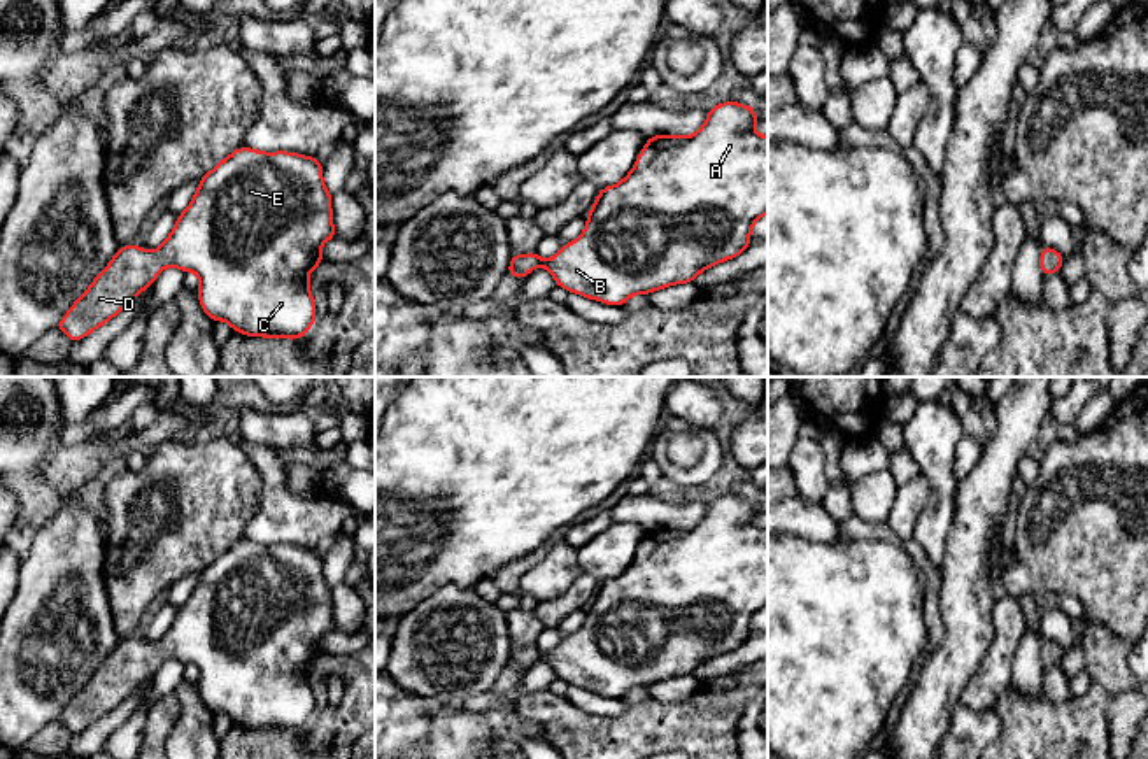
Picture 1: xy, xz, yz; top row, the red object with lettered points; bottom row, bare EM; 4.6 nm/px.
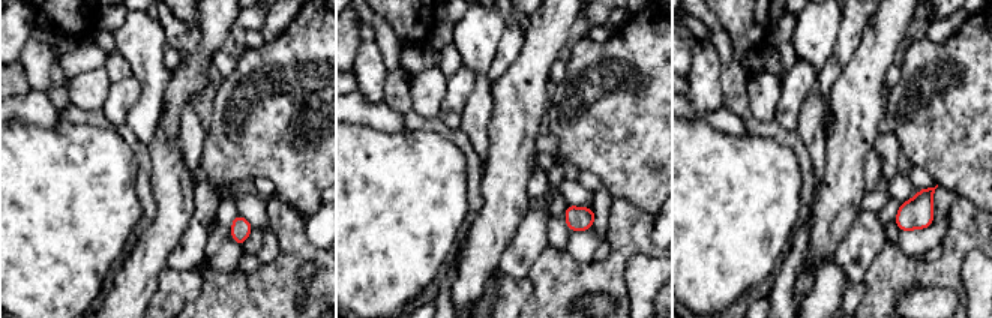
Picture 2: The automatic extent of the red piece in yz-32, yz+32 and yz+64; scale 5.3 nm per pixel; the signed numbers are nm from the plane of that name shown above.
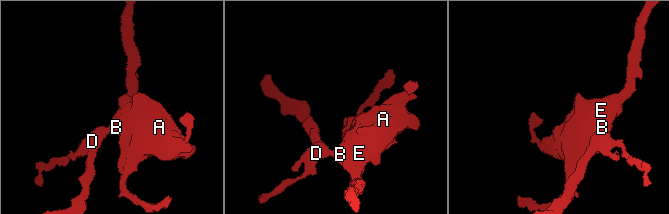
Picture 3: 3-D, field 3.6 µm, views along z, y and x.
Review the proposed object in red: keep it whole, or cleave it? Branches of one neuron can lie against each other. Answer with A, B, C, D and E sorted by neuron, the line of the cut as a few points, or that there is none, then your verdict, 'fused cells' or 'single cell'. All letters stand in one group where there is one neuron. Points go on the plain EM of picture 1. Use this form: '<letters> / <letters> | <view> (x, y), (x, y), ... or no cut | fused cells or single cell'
A B C D E | no cut | single cell

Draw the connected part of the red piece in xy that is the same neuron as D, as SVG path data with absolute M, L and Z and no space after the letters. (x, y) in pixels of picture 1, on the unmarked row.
M238 540L200 571L189 599L177 608L175 619L156 643L142 638L123 638L91 678L75 692L58 715L72 736L84 731L117 708L131 692L147 682L167 659L195 664L200 670L198 692L214 713L226 713L233 724L247 729L301 731L315 715L315 696L308 680L308 666L321 656L321 640L335 631L333 587L322 575L322 556L298 545L263 545Z

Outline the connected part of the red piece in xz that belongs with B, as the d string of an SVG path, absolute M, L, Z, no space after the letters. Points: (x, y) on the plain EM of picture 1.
M724 494L706 507L705 517L689 529L647 531L633 563L619 577L599 582L578 631L563 638L550 652L542 652L536 645L512 647L507 668L526 671L533 661L547 661L556 678L568 685L620 699L633 687L692 675L703 663L740 649L752 635L752 619L768 606L768 529L754 524L759 514L754 500Z

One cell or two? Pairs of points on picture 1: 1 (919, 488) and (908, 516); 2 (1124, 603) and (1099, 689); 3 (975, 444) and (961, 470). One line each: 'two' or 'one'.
1: one
2: two
3: one

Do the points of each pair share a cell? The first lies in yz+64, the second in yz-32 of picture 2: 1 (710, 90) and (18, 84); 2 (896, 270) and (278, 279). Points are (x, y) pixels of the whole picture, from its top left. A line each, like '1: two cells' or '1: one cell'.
1: two cells
2: one cell

